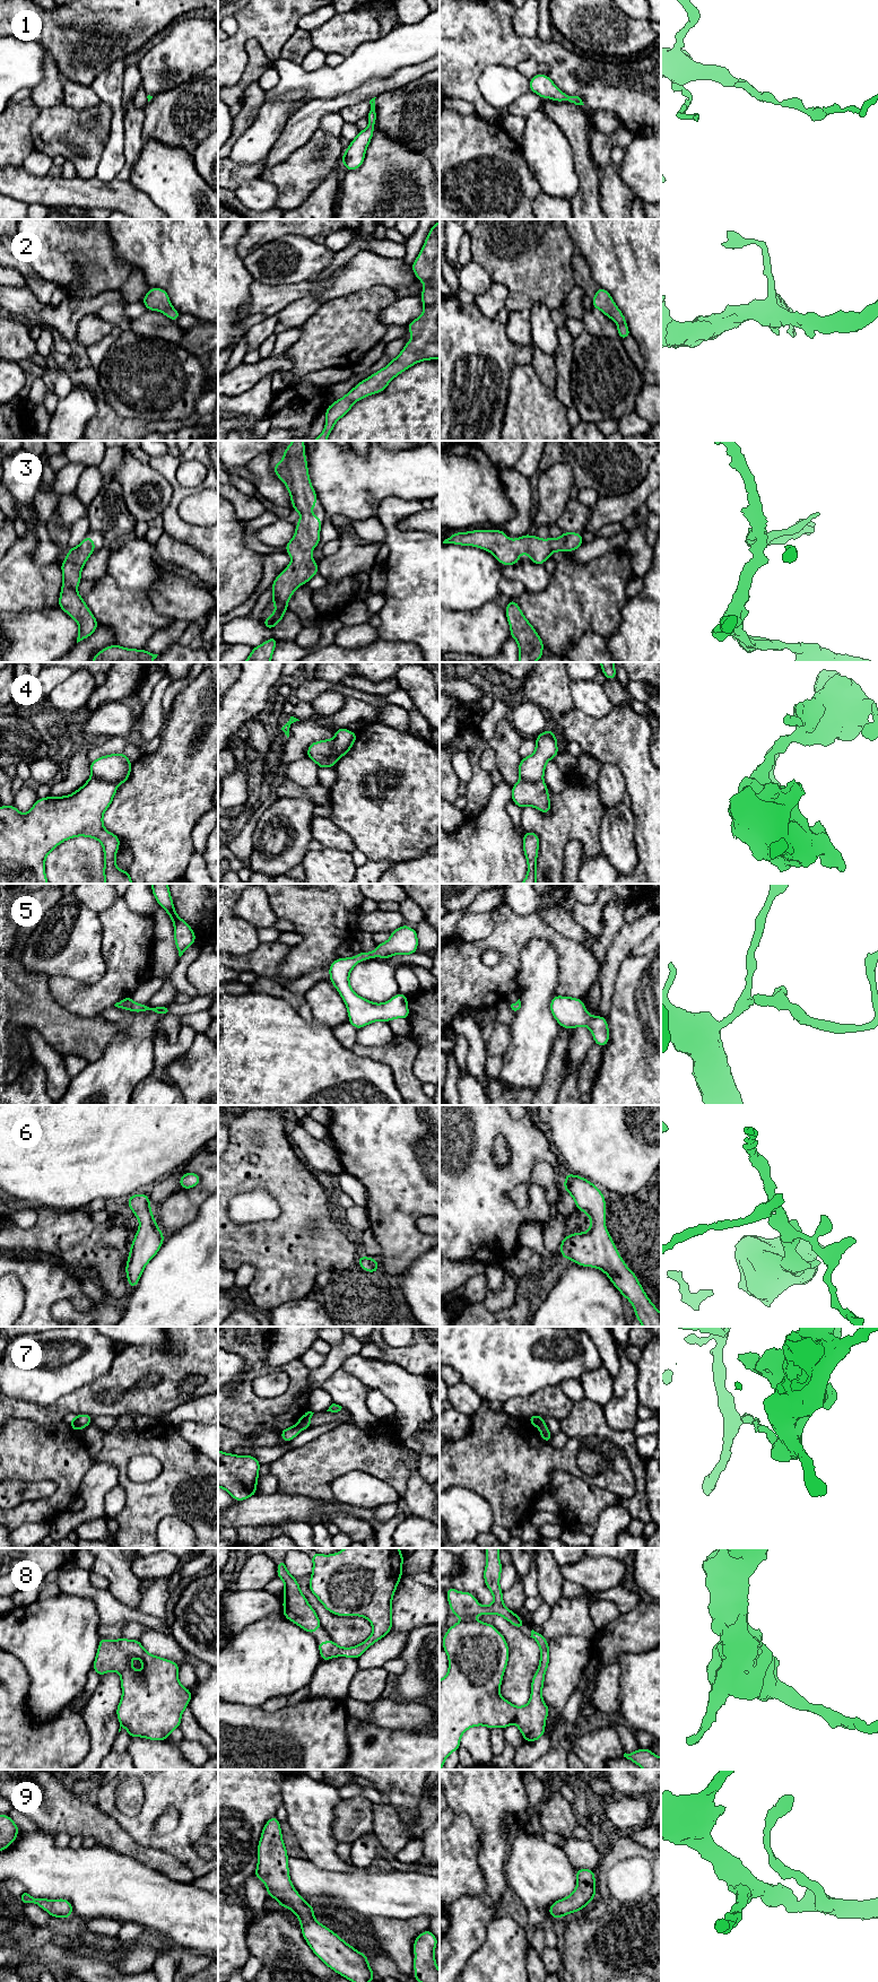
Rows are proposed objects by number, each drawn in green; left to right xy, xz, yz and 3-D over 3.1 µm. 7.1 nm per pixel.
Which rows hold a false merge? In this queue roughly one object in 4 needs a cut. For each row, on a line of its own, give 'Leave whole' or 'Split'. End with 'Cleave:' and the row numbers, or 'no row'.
1: Leave whole
2: Leave whole
3: Leave whole
4: Split
5: Leave whole
6: Leave whole
7: Split
8: Leave whole
9: Leave whole
Cleave: 4, 7

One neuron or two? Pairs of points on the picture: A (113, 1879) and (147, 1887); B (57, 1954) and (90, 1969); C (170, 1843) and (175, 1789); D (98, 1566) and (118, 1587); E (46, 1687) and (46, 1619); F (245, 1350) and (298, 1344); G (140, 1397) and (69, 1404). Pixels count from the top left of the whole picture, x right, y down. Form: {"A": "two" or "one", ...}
{"A": "one", "B": "one", "C": "one", "D": "one", "E": "one", "F": "two", "G": "one"}

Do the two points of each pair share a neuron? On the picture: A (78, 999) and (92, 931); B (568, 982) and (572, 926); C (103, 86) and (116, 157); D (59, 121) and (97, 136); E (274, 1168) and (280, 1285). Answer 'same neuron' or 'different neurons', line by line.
A: different neurons
B: different neurons
C: same neuron
D: same neuron
E: same neuron

